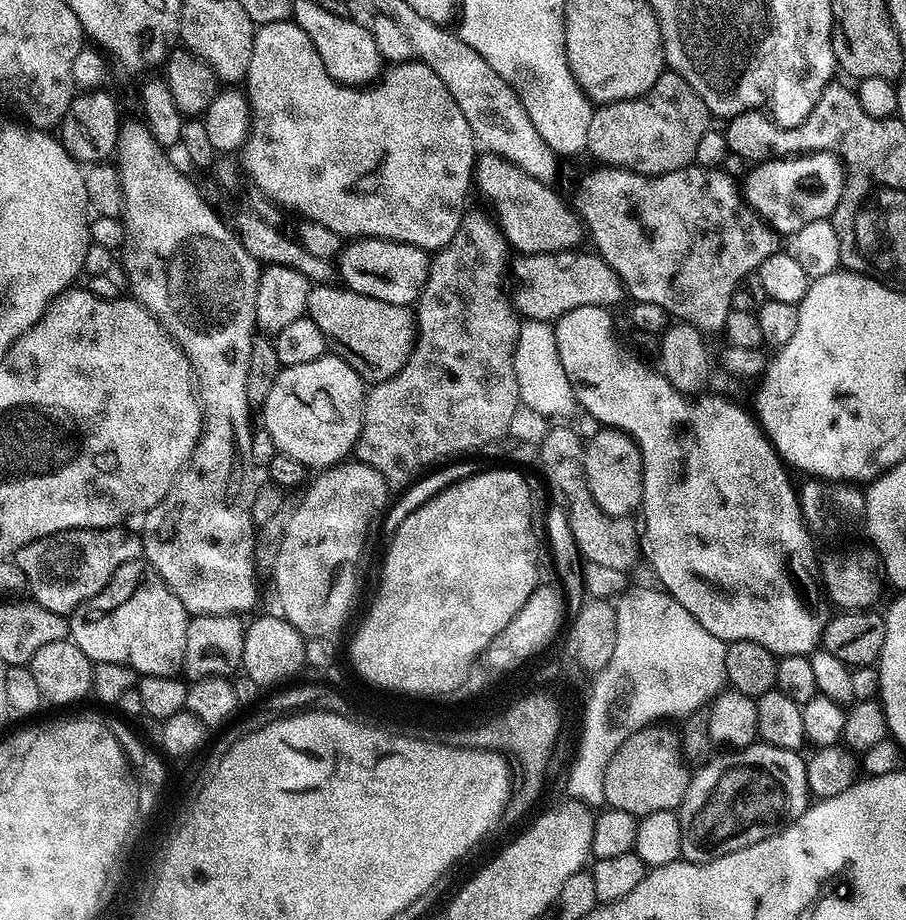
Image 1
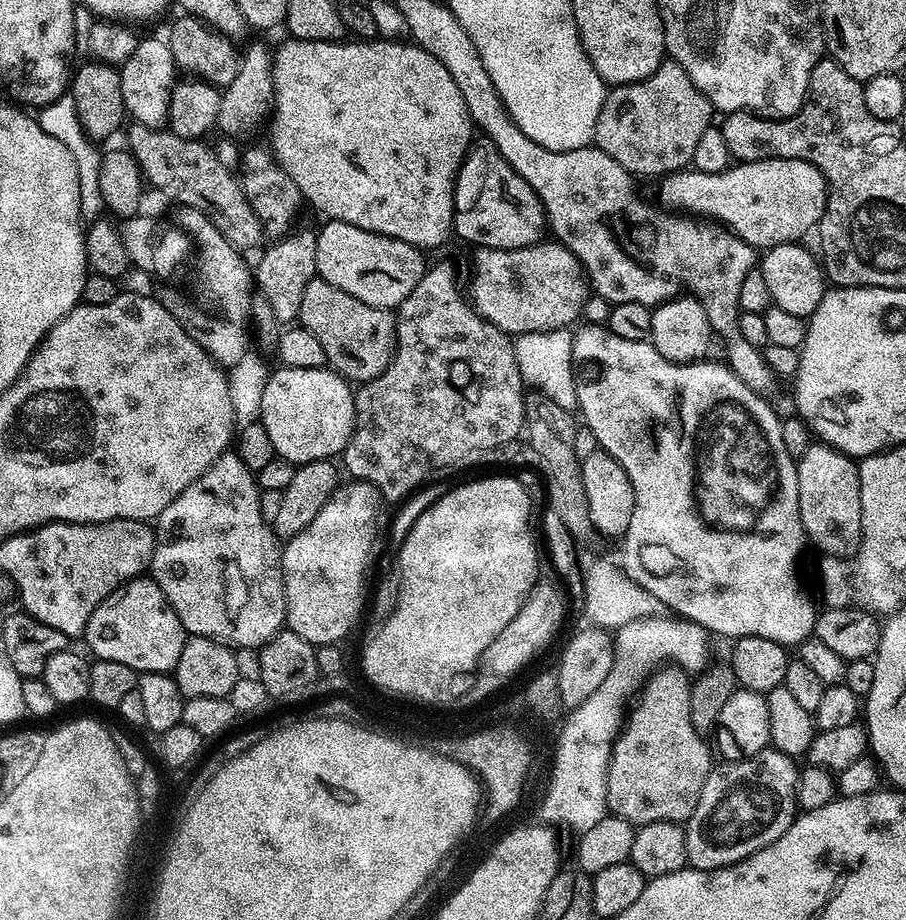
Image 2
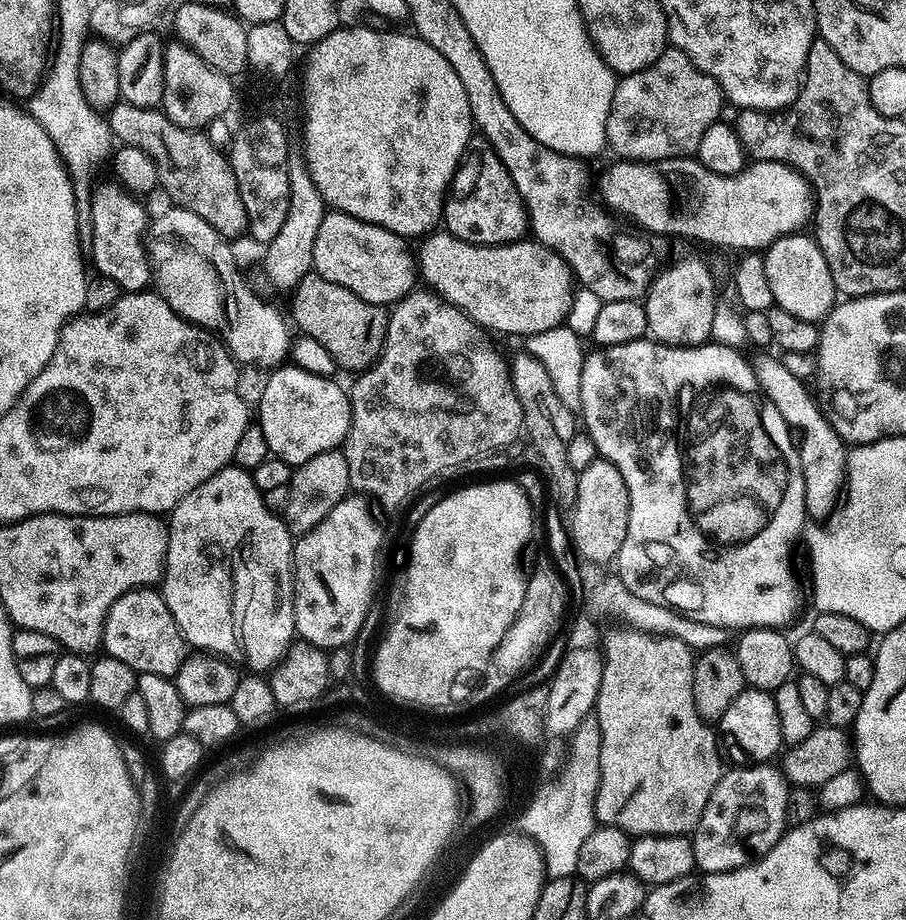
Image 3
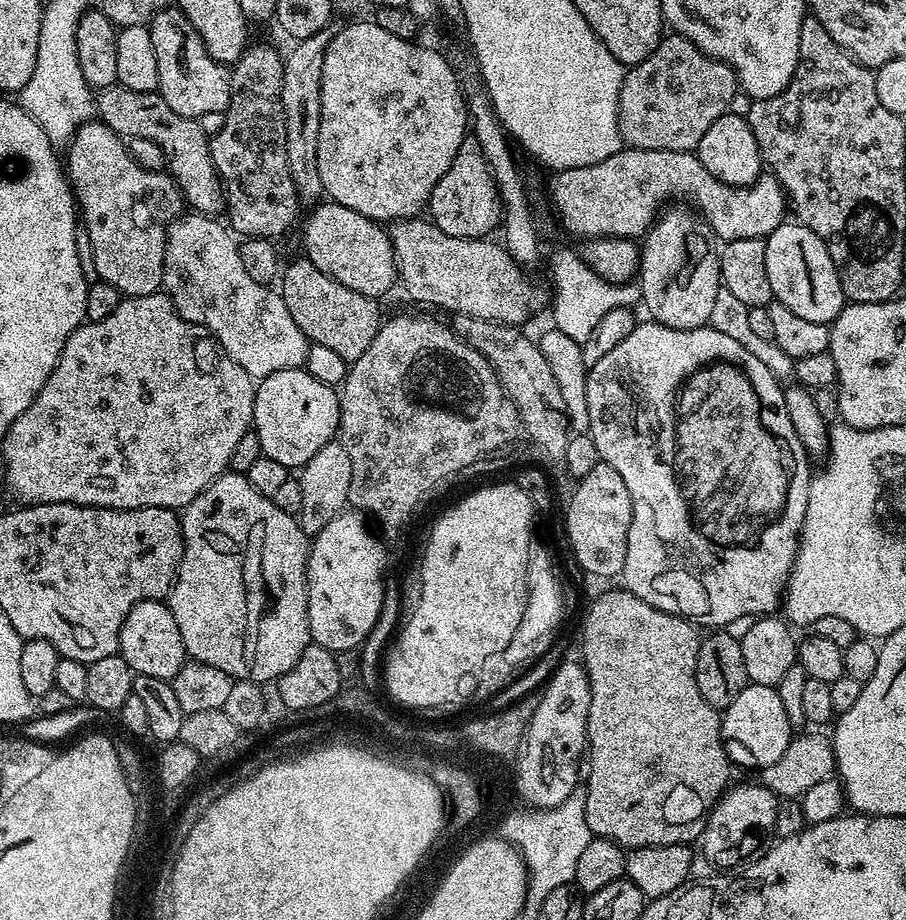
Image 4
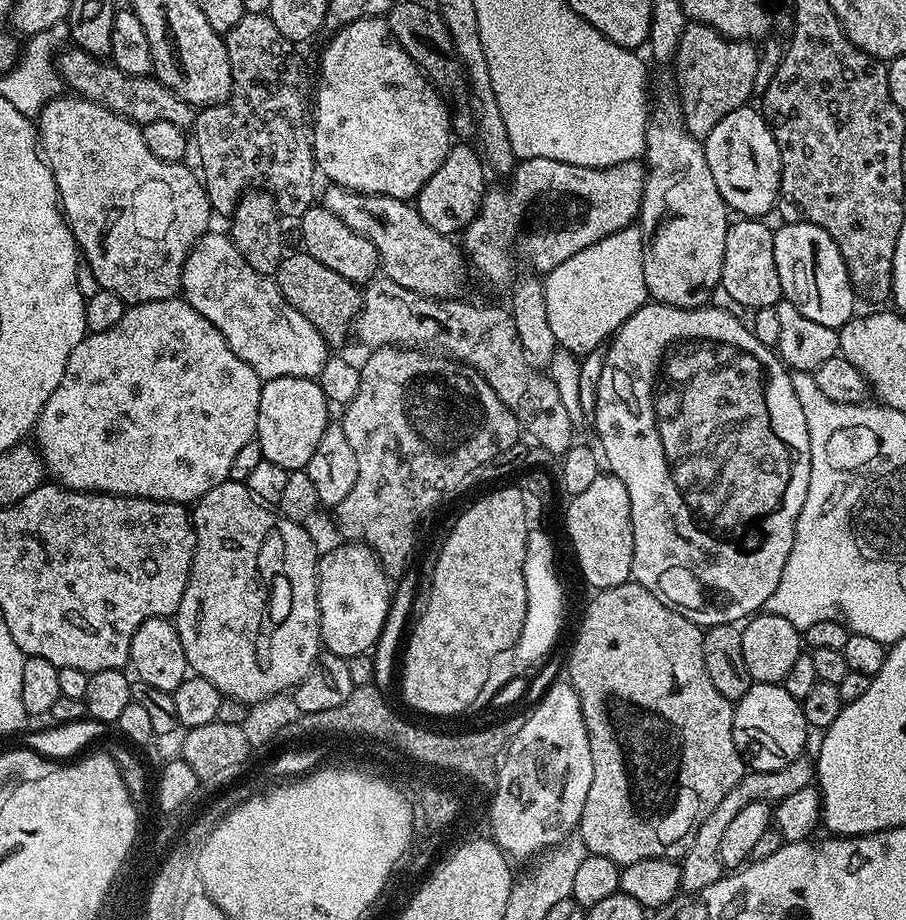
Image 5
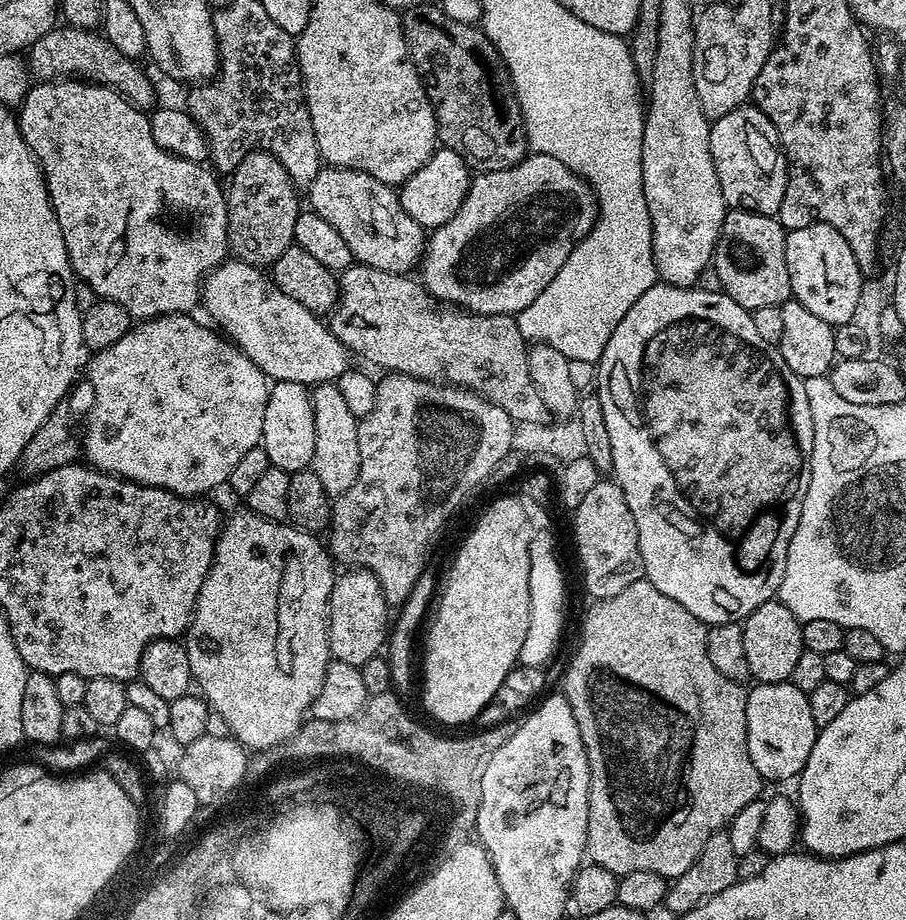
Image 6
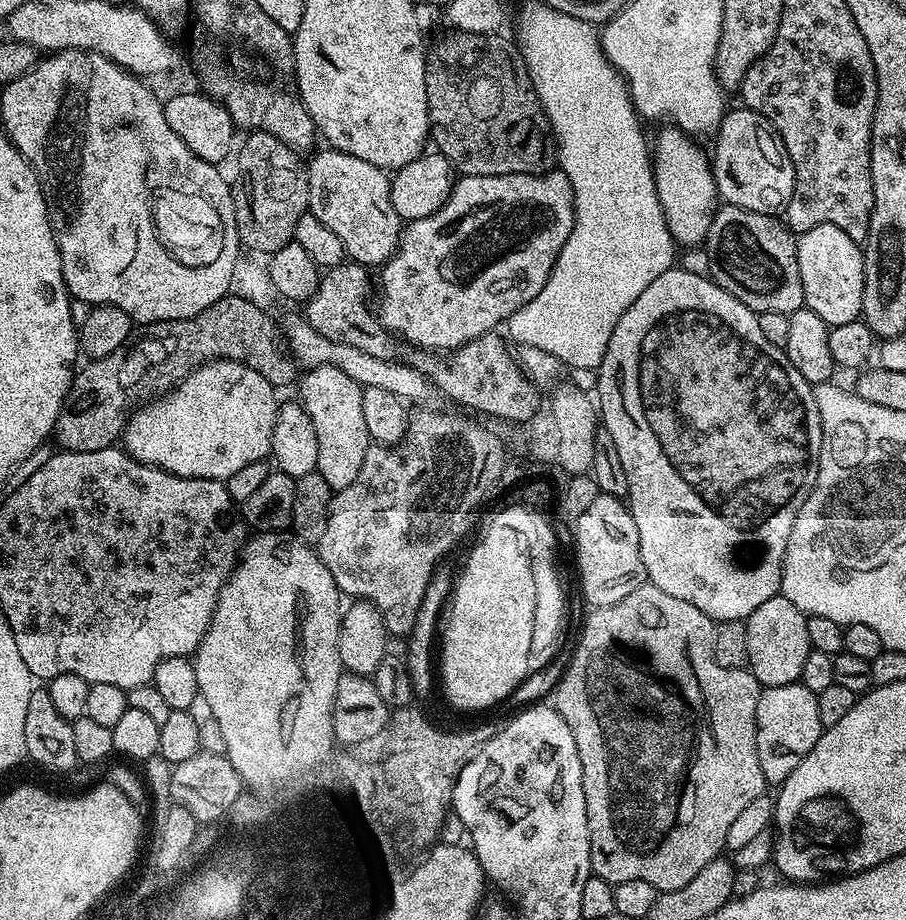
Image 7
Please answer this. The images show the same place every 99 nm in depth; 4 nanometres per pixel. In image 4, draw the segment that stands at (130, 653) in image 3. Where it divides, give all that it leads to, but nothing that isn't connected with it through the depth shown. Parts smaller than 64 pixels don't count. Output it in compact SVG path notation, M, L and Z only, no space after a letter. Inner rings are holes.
M139 600L130 614L126 614L126 622L122 622L120 631L118 654L137 676L162 678L169 682L175 678L184 664L186 653L178 622L174 622L174 614L164 600Z

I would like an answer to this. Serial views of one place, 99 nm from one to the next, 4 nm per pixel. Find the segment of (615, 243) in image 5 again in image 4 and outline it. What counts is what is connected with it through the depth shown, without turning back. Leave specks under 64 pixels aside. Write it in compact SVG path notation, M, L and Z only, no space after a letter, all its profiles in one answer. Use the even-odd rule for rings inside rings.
M575 251L564 252L560 260L553 262L552 288L556 291L552 296L552 316L556 319L553 320L554 327L582 346L586 338L590 338L590 330L594 330L595 324L602 319L602 314L635 305L640 300L640 290L635 283L617 284L602 279Z

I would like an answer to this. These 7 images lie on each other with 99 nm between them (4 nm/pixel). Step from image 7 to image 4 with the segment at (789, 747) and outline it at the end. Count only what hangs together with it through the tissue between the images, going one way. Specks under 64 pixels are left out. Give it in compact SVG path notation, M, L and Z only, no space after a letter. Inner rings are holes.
M749 683L730 702L730 706L723 709L720 718L720 734L725 741L737 744L748 751L748 756L757 764L757 769L763 770L770 766L770 762L778 762L782 754L786 754L786 746L790 746L794 729L790 718L786 718L786 710L782 707L782 698L776 688Z

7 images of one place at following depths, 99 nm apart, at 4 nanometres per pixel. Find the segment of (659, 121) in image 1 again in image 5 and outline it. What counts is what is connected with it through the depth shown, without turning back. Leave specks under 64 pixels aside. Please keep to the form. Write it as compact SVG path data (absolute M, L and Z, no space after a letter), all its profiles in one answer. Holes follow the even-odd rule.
M685 23L674 65L676 80L680 83L680 108L689 134L697 138L708 136L730 110L743 108L751 101L748 99L756 88L756 75L760 72L760 56L752 44L755 43L747 39L729 40L705 24Z

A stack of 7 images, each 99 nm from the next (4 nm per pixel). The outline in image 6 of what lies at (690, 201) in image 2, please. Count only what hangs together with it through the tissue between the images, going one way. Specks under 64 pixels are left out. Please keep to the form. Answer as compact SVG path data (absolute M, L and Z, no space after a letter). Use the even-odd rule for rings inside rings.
M532 152L506 170L494 170L493 172L481 172L473 175L466 198L462 202L462 206L458 206L454 218L450 218L450 222L446 222L440 228L435 229L427 237L426 251L422 261L424 289L431 296L435 296L437 301L447 301L449 305L462 308L466 312L476 312L479 316L486 314L515 316L516 313L526 310L526 306L530 306L534 302L534 298L538 298L538 294L542 294L542 290L546 290L546 286L550 286L554 274L558 274L558 270L562 270L566 258L570 258L577 242L586 238L586 234L590 234L590 230L596 224L597 215L596 195L592 193L592 187L588 184L588 181L582 179L578 174L574 174L574 170L570 170L570 166L562 166L562 162L558 162L558 158L550 158L550 154Z

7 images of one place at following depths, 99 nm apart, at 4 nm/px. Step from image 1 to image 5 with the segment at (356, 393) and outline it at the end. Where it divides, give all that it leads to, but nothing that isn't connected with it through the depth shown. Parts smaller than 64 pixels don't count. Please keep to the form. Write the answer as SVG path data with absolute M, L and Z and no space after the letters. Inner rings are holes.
M276 377L263 381L255 435L255 439L260 441L263 459L289 470L307 469L330 422L328 408L330 401L315 379Z

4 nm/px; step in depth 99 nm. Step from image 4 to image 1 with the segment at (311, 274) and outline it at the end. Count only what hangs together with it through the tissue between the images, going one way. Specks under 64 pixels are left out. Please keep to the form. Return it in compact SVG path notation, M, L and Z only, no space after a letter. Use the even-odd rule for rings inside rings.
M312 284L306 298L307 316L322 330L335 355L343 358L361 380L374 385L394 378L406 366L416 342L413 309L403 304L378 302L378 298L366 298L366 294L350 292L343 286L335 288L332 284Z

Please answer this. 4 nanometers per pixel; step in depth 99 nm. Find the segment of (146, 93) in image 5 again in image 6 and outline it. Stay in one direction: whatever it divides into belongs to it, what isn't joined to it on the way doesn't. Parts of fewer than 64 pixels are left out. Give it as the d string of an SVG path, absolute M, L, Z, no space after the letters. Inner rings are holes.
M57 26L50 29L26 53L28 75L33 81L47 82L76 77L97 84L104 84L141 110L148 110L157 103L156 88L152 80L139 68L137 61L125 54L118 54L103 34L96 30L75 26Z

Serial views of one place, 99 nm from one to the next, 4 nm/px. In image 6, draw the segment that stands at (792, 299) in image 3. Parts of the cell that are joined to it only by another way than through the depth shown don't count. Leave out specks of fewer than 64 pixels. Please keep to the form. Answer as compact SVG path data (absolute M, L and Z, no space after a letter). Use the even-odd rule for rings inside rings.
M811 224L791 229L786 235L786 270L790 270L794 299L802 302L806 310L833 326L851 324L854 306L866 280L854 258L854 250L846 246L846 238L834 226Z

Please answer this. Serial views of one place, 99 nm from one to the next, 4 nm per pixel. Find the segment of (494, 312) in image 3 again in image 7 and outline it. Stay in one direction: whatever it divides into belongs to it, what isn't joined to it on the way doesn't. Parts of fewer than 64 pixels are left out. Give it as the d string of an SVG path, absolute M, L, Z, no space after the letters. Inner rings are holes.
M317 151L306 164L308 212L322 226L338 234L349 261L383 266L396 253L402 231L400 215L394 210L394 202L390 202L389 173L370 162L362 162L362 158L354 158L349 152L327 151Z

